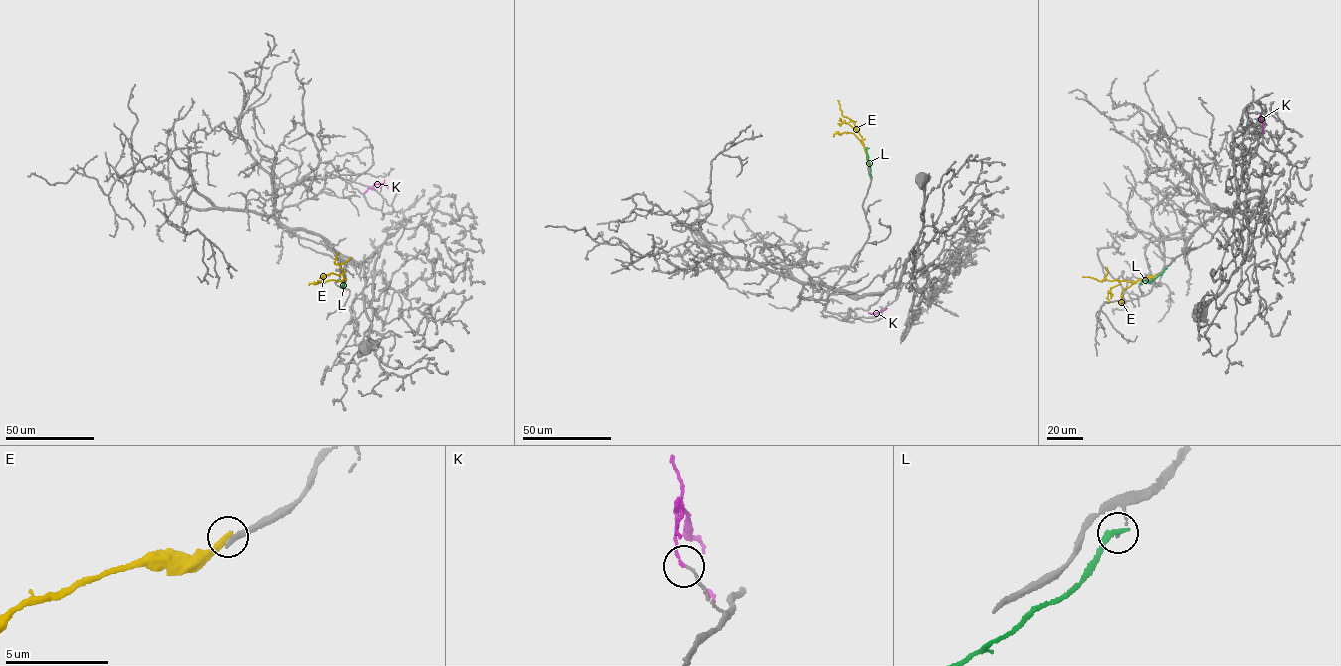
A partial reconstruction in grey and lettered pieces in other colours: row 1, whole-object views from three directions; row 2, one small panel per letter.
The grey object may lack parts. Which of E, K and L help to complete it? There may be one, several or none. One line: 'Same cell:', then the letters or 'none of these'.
Same cell: none of these

